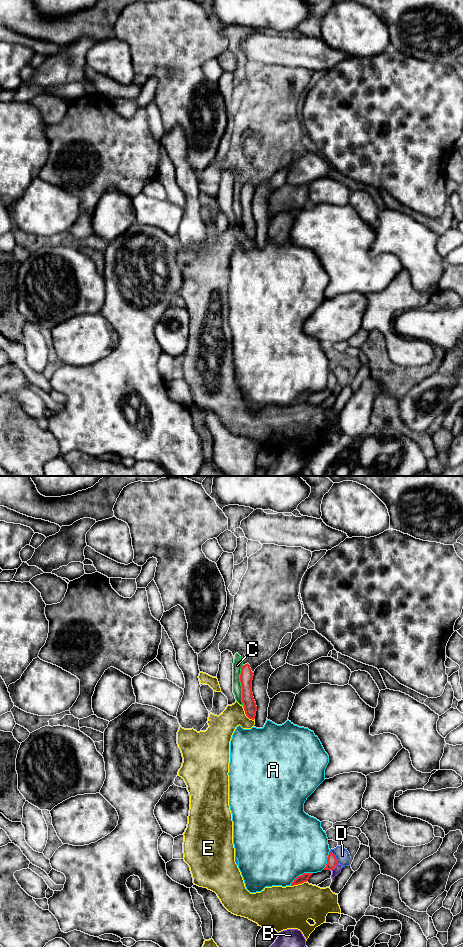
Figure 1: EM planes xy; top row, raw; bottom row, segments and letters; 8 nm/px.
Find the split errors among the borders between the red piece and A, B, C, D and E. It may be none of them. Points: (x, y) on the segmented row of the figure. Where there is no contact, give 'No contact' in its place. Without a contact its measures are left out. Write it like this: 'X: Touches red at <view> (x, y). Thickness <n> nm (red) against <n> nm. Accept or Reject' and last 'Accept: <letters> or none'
A: Touches red at xy (300, 875). Thickness 70 nm (red) against 500 nm. Reject
B: Touches red at xy (334, 867). Thickness 80 nm (red) against 60 nm. Reject
C: Touches red at xy (241, 685). Thickness 110 nm (red) against 80 nm. Reject
D: Touches red at xy (335, 857). Thickness 80 nm (red) against 110 nm. Reject
E: Touches red at xy (246, 715). Thickness 110 nm (red) against 200 nm. Reject
Accept: none

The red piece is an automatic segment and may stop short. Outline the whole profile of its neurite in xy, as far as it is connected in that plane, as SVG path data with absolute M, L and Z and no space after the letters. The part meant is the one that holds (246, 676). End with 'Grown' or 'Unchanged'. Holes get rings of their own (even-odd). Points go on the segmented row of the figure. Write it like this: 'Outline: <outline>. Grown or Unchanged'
Outline: M247 663L242 666L240 674L240 682L242 686L242 703L244 711L249 719L254 720L256 716L257 706L252 693L253 672Z. Unchanged

